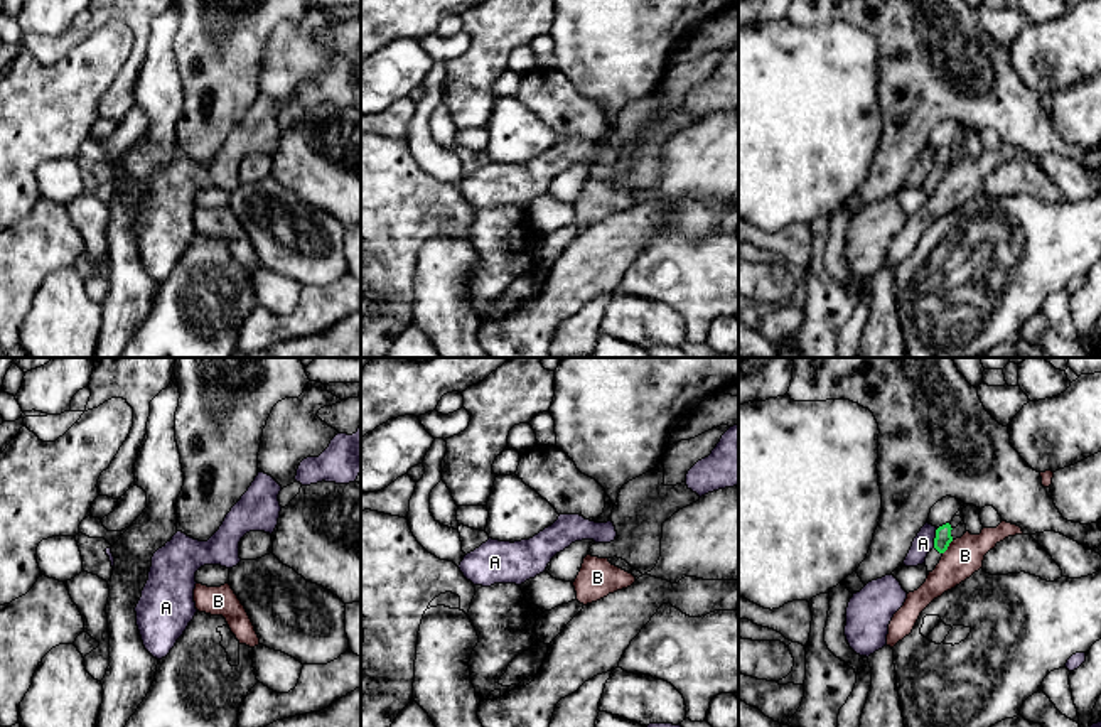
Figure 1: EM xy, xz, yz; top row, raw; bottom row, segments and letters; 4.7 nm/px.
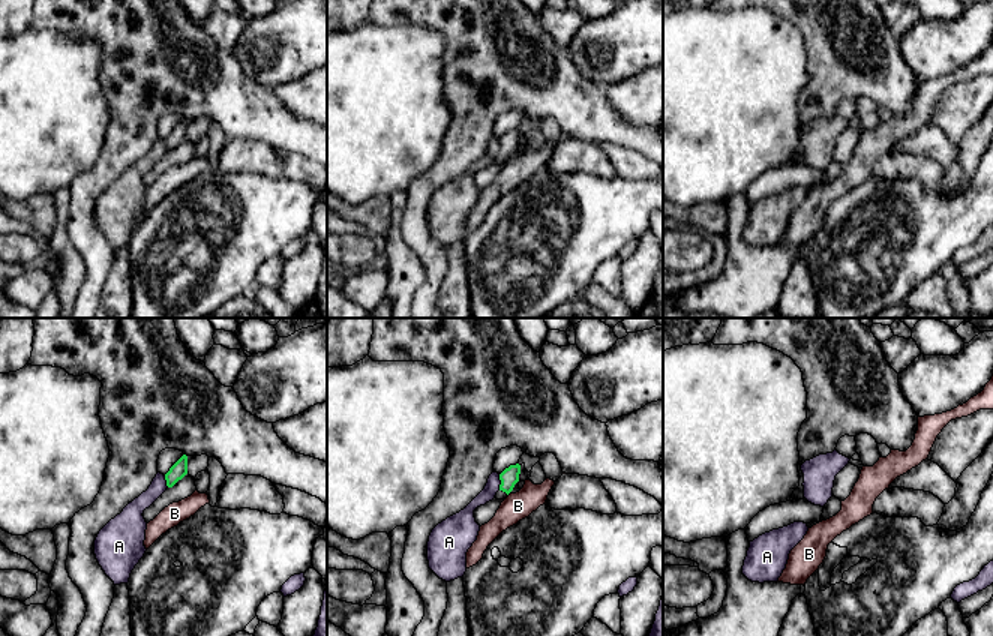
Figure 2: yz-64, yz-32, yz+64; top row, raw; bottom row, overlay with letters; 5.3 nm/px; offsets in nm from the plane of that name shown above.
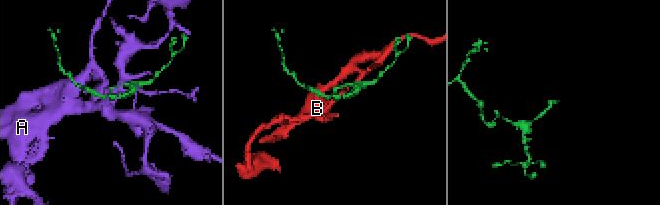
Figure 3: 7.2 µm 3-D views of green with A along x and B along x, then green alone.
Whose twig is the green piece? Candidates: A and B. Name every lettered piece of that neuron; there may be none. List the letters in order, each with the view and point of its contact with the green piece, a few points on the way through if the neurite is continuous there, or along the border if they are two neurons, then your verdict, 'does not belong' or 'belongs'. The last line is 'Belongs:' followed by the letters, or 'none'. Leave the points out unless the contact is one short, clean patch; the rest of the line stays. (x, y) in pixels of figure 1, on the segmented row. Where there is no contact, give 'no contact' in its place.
A: meets green in yz at (934, 538); does not belong
B: meets green in yz at (948, 545); border along yz (953, 540), (943, 554); does not belong
Belongs: none

